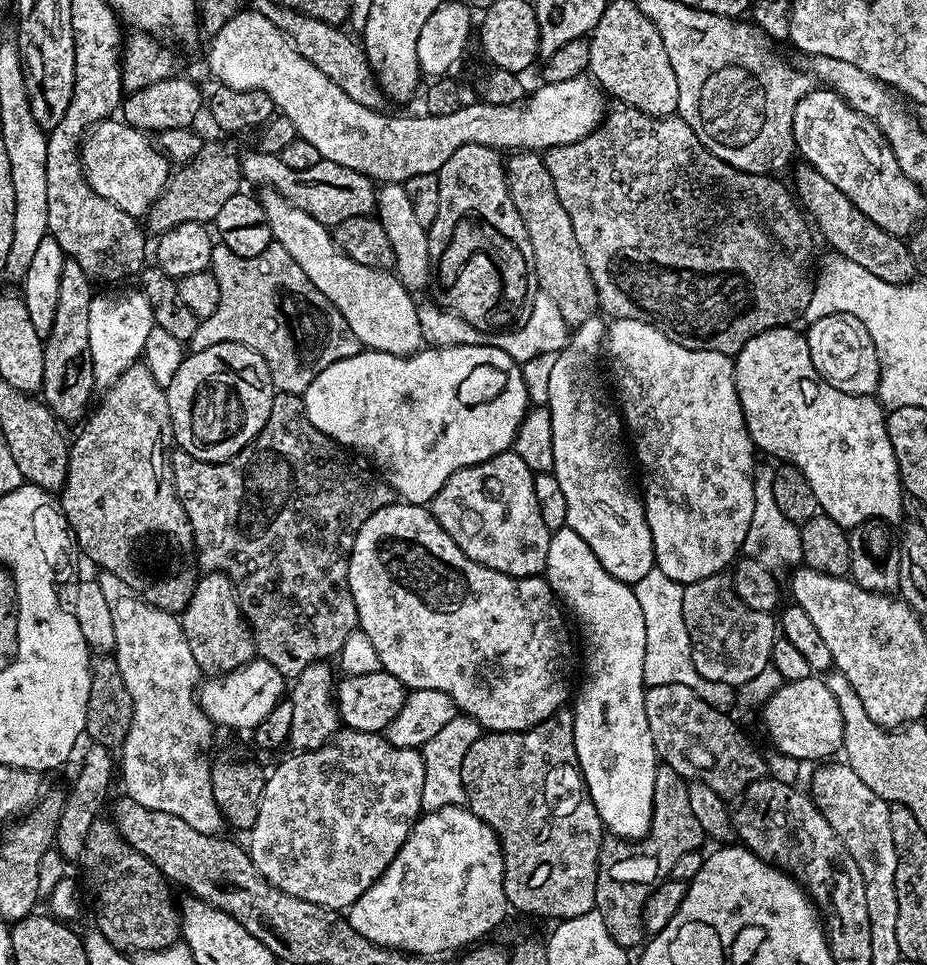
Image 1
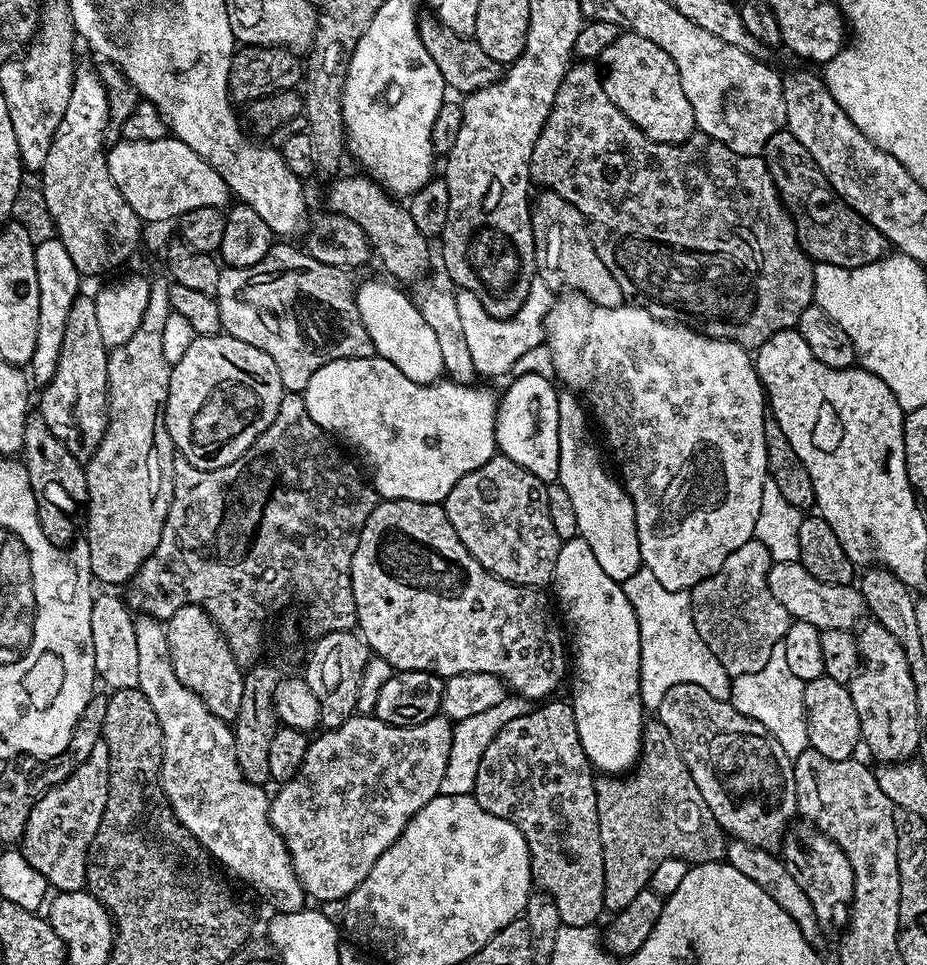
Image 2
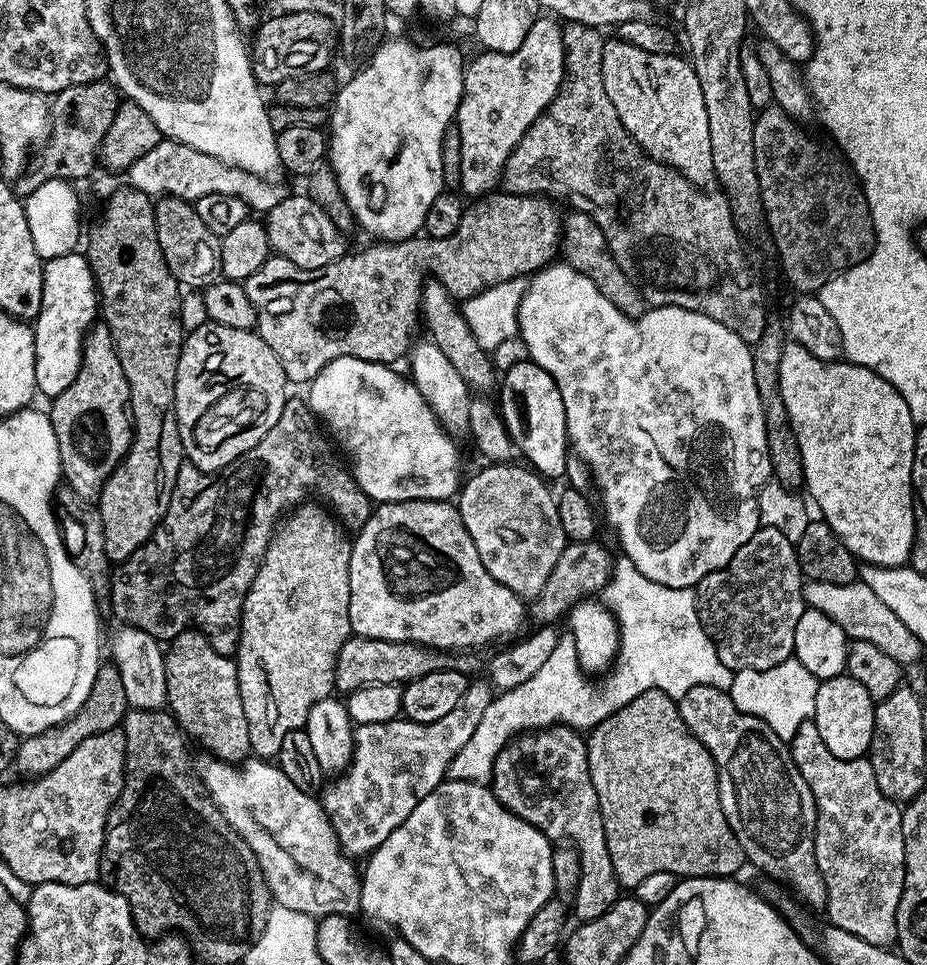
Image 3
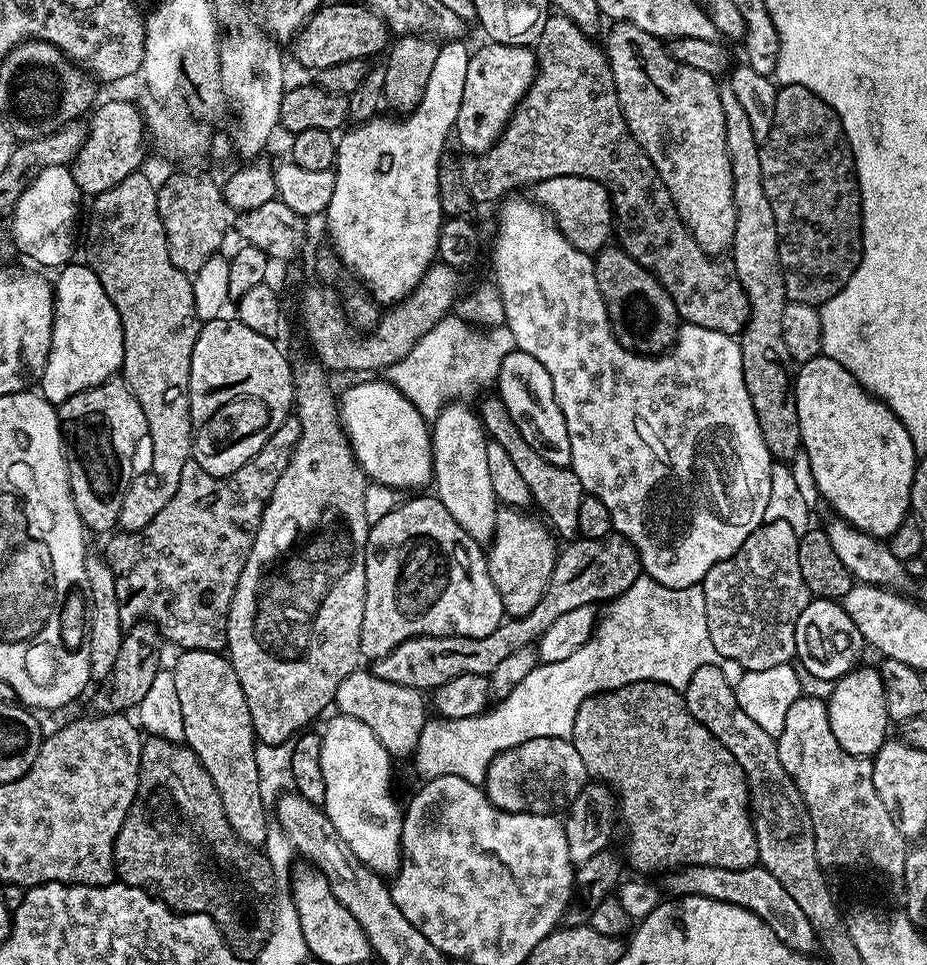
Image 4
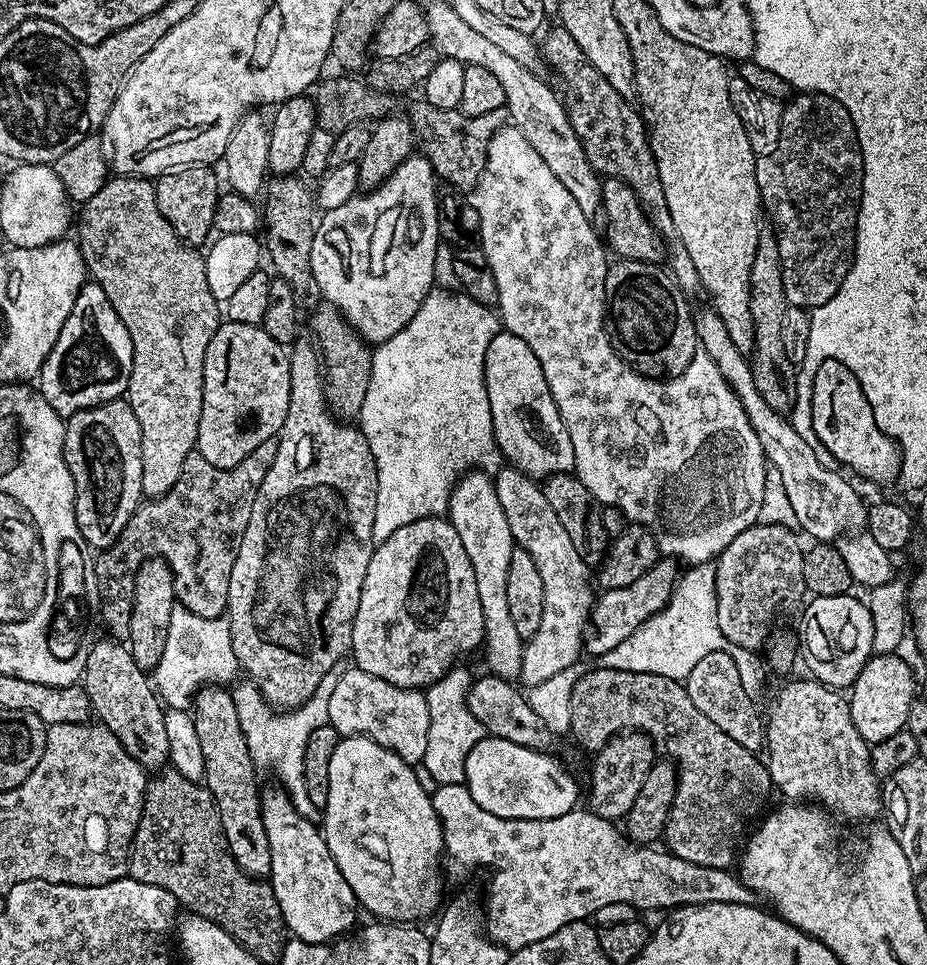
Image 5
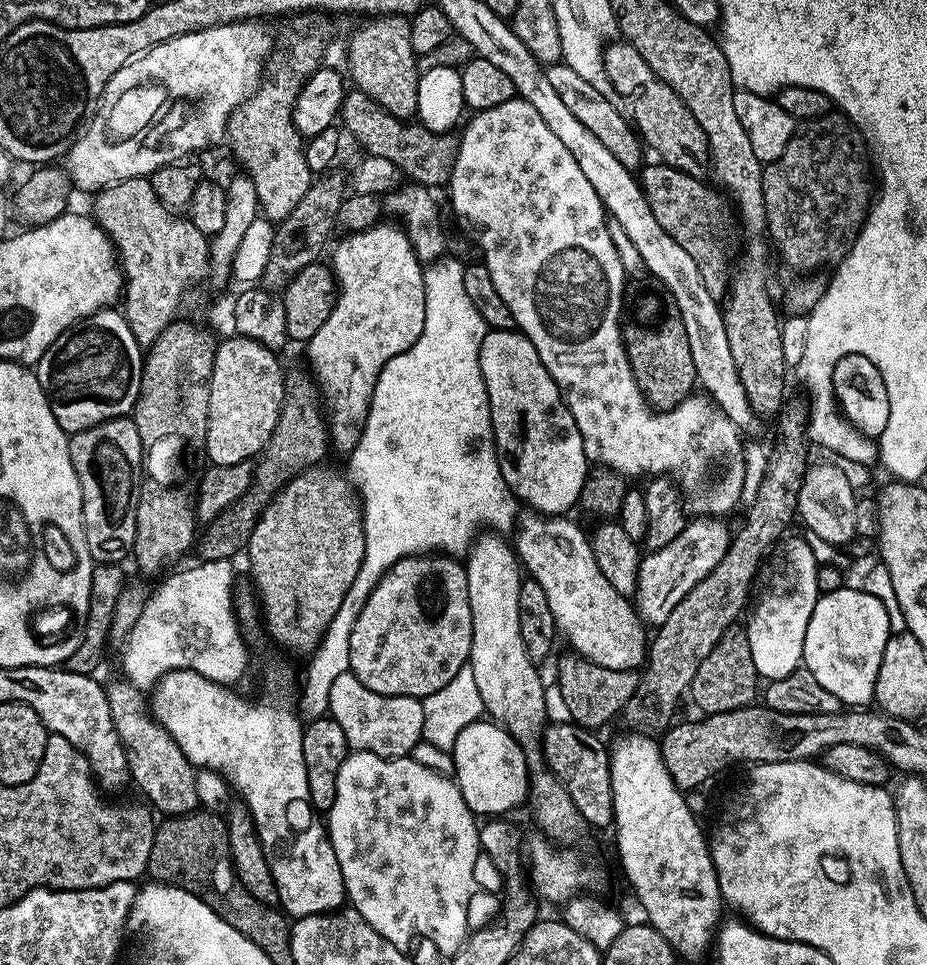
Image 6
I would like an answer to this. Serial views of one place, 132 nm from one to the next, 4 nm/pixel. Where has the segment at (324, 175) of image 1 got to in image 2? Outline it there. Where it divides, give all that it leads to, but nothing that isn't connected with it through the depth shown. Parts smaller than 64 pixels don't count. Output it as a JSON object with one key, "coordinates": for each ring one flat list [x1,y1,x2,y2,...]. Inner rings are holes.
{"coordinates":[[364,174,344,175,337,175,327,185,327,211,342,214,353,222,358,222,358,226,366,230,366,238,372,244,375,259,384,263,384,268,390,275,397,276,392,278,397,281,418,279,428,268,429,237,424,236,418,226,414,226,414,218,410,218,407,207,381,184]]}

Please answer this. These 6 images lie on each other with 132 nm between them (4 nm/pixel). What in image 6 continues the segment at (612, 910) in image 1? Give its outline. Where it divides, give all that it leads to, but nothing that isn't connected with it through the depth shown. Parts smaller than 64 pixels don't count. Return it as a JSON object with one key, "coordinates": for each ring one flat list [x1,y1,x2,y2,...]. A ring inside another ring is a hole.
{"coordinates":[[567,654,560,660,556,668,556,684,560,687,560,700,569,712,571,723,581,724,583,728,600,730,607,720,612,720,621,715,626,702,634,694,640,684,640,676,610,670,606,666,598,666,593,660,585,656]]}

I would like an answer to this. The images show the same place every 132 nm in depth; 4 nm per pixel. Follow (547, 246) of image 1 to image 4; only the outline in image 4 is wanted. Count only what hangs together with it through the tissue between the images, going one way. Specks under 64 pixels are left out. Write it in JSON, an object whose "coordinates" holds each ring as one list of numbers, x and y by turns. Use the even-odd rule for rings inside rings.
{"coordinates":[[609,246,595,253,594,263,598,290,604,299,616,341,641,356,669,351,676,343,682,321,668,291,619,246]]}

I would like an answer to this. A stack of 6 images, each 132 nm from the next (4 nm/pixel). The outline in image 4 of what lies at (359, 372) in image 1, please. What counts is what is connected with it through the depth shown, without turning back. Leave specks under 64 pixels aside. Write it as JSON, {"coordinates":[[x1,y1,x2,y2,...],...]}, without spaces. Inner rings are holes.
{"coordinates":[[364,378,361,384,352,384,345,390,344,396,339,397,338,403,340,406,340,422,344,426,344,431,348,434,348,441,352,444,352,452,356,456,356,460,360,464,360,469,364,475,368,477,369,481,384,484,387,488,395,488,403,490,403,488,416,488,412,490,420,490,423,484,426,486,432,484,432,433,430,431,429,421,425,420,422,414,418,414,418,410,414,406,414,402,410,402,410,398,403,396,393,384,388,383,384,378]]}

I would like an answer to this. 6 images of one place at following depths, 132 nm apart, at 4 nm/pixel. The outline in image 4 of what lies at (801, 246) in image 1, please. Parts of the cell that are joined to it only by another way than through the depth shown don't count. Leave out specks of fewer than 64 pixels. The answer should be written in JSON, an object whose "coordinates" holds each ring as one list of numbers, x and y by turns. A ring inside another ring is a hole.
{"coordinates":[[559,14,549,15,546,26,542,26,542,34,534,45,538,63,538,71,534,82,530,86,530,90,524,95,523,102,517,106,516,113,513,114,511,122,504,128,502,135,496,139,495,146,485,152,469,155,467,157,468,160,465,159,463,161,466,187,475,200,475,203,482,206,482,204,492,204,495,200,497,202,503,201,509,194,515,193,512,192,515,188,520,188,523,184,535,186,543,182,543,180,549,180,555,176,581,176,582,178,590,178,594,182,606,186,608,188,608,195,612,197,614,236,615,239,620,239,617,240,619,247,623,248,626,254,630,254,630,258,637,260,668,291,670,298,674,302,674,306,678,310,681,321,685,324,702,326,706,330,718,330,722,334,733,338,739,337,740,333,744,331,744,327,748,322,748,315,750,314,750,302,746,296,746,290,742,290,742,282,736,277,731,263,724,261,723,264,723,259,709,256,708,253,702,250,702,246,698,246,696,239,689,234,687,226,682,222,682,218,670,198,670,190,666,190,666,186,662,182,658,170,652,165,650,158,642,150,642,146,632,137,632,132,628,128,624,111,620,105,618,90,614,82,614,74,612,73,611,66,608,64,607,51,601,45,599,48,592,39,593,37,589,33,583,32,570,18]]}

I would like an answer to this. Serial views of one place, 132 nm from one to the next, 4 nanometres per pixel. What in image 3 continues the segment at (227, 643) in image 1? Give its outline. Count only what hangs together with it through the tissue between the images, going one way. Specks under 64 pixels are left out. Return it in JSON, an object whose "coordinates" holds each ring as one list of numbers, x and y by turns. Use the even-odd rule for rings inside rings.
{"coordinates":[[189,630,175,636,167,645,164,669,168,691,166,708,176,717,185,735,193,741,196,739,217,760,243,762,249,759,250,730,246,710,242,710,235,659,218,654,203,632]]}

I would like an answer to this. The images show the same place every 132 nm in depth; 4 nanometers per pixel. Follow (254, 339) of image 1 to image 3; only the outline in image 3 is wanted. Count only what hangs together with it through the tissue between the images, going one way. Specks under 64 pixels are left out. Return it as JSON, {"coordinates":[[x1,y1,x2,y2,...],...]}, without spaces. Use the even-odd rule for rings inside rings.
{"coordinates":[[489,194,481,196,475,202,469,203,465,207,462,218,458,222,458,230,446,238,434,238,433,236,425,235,423,237,424,240,413,238,399,242,372,242,372,245,365,252,356,252,353,256,352,253,345,254,338,262,334,262,330,266,322,266,318,270,302,270,302,266,294,266,294,262,290,262,286,258,275,254,269,255,265,264,249,280,243,281,243,285,246,294,250,298,250,302,256,308,255,331,259,332,260,337,266,342,266,346,270,346,270,350,274,350,274,354,278,354,278,358,282,362,282,370,286,374,289,385,307,385,327,364,334,362,334,358,349,356,350,358,358,358,366,362,387,364,389,366,395,365,397,363,395,360,400,360,403,356,405,359,406,353,413,343,412,331,415,330,416,324,418,328,418,321,421,319,420,287,422,279,420,280,420,275,423,272,429,272,427,275,431,279,438,281,442,286,446,286,446,290,450,293,453,300,463,302,469,300,474,294,478,294,495,284,501,284,507,280,519,280,521,278,531,277,533,274,539,272,540,269,547,268,549,264,553,263,557,259,558,249,562,244,562,212,556,209,559,207,547,196,496,195]]}

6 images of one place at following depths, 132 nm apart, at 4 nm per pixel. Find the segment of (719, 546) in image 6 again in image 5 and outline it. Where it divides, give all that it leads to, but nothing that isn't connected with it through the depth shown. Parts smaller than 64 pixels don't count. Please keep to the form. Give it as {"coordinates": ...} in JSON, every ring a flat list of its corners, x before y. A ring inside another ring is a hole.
{"coordinates":[[661,558,638,582,630,582,630,586,621,588,609,588,601,591,595,597,590,617,591,631,587,633,583,651,596,658,603,658,610,650,618,646,618,642,626,642,642,622,646,622,654,614,658,614,672,597,672,591,676,589,678,571,677,561,672,558],[601,595,601,596,600,596],[592,628,596,632,592,632]]}

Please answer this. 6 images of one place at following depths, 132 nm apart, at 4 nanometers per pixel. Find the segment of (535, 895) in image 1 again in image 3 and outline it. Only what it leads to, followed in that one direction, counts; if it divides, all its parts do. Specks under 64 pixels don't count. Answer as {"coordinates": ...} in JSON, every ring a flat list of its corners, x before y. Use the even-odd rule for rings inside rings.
{"coordinates":[[551,724,548,728,538,728,534,732,522,732,515,740,508,741,502,751,498,754,498,758,492,767,492,779,490,787,494,795,498,798,498,802,502,806,506,806,506,810,510,810,518,818,522,818,526,822,530,822,538,830,542,830,542,834,548,840,553,842,567,842,575,847,580,854,580,881,574,893,574,901,576,900,576,920,587,922,594,918,602,918,602,914,606,914,606,910,610,910,614,906,616,900,621,899,622,889,616,875,614,874,614,866,610,862,610,850,606,850,606,834,602,826,602,810,598,806,598,794,594,794,594,782,590,778,590,766,588,765,588,746,585,737,581,735,575,728,567,728,564,724]]}

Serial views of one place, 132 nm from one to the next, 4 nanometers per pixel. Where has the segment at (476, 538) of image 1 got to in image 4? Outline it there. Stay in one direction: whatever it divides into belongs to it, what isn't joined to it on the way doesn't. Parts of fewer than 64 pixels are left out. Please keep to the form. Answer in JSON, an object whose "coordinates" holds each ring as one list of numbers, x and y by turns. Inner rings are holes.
{"coordinates":[[501,507,496,513,496,533,491,544,487,545,488,569,490,578,502,598,505,613,509,617,525,616,542,602,542,594,546,594,546,586,552,577,558,555,558,540,551,527,539,515,531,516,531,511,519,508]]}

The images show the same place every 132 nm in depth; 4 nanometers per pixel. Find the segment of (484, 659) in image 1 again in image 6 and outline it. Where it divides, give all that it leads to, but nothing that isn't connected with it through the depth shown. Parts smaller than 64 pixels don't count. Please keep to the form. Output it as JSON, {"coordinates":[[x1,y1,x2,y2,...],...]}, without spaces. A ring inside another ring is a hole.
{"coordinates":[[428,554,421,558,419,555,409,556,406,560,400,560,390,569,374,586,366,606,362,606,362,614,358,614,358,622,354,622,354,630,350,630,350,670,362,682,362,686,374,690,374,694,386,694,387,696,415,696,423,698,434,694,434,690,442,690,462,666,469,663,472,655,472,615,470,614,470,594,468,583,464,573,465,565,459,559,443,554]]}

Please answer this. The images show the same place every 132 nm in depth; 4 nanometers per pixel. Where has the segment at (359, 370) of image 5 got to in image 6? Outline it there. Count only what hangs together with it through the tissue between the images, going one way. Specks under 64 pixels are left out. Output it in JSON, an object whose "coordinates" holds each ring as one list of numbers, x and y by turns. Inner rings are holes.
{"coordinates":[[289,375,284,381,284,401,280,407,280,421,272,431,272,439,266,451,259,457,254,468,254,480,257,485,269,484,272,490,288,483,293,475,305,468,321,463,324,451,330,448,330,428,326,416,320,413,322,396,311,375]]}

